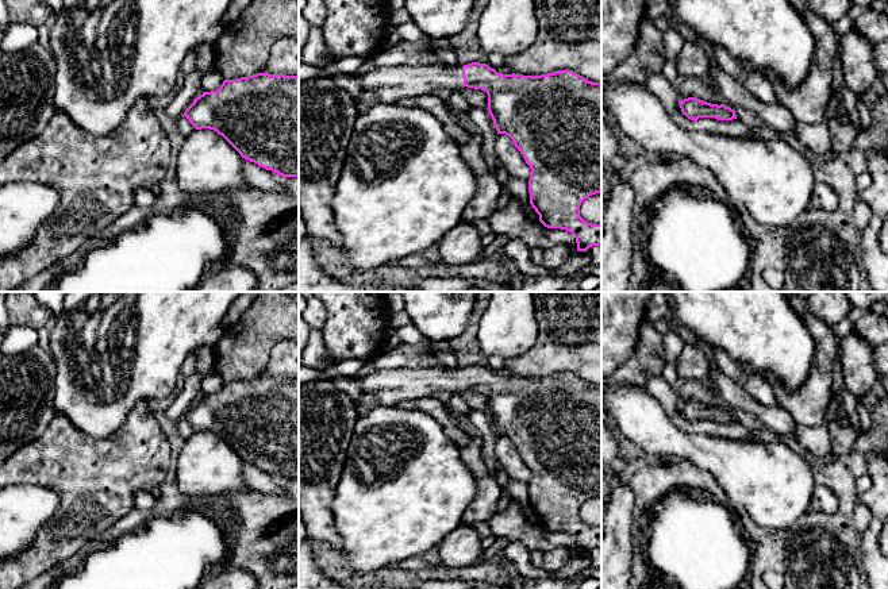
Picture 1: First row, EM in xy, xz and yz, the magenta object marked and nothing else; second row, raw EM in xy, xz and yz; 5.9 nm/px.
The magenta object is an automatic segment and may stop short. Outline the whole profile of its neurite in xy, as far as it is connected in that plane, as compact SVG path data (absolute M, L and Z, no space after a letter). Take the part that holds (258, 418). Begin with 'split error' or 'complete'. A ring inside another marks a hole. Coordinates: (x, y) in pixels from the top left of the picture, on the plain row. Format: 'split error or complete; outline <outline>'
complete; outline M257 376L224 382L219 392L196 400L184 419L196 432L216 434L242 461L282 480L299 480L299 378Z

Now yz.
complete; outline M696 400L680 403L681 415L691 423L715 420L718 423L737 421L735 413L724 407L711 407Z

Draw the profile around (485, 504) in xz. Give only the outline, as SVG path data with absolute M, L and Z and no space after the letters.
M470 439L470 442L461 449L461 457L472 470L477 482L477 494L472 504L466 508L461 523L473 526L481 521L488 521L499 511L499 501L504 492L496 477L489 474L489 470L481 455L480 440Z

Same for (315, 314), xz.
M312 296L307 299L307 305L301 313L301 317L310 326L310 328L322 331L323 324L327 319L327 308L316 296Z

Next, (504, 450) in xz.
M505 436L496 438L495 454L497 459L503 463L508 478L520 481L528 485L531 480L531 471L526 466L520 454L515 450L512 442Z

